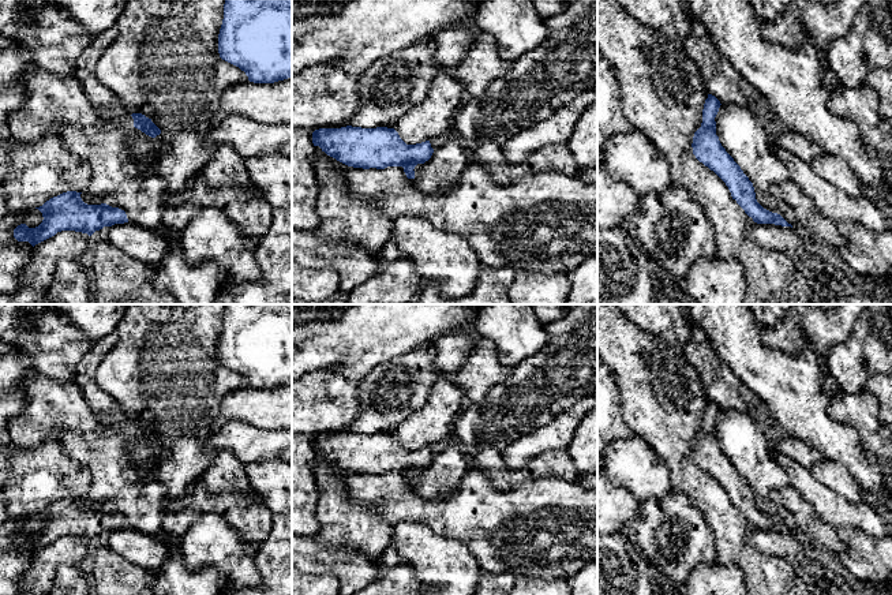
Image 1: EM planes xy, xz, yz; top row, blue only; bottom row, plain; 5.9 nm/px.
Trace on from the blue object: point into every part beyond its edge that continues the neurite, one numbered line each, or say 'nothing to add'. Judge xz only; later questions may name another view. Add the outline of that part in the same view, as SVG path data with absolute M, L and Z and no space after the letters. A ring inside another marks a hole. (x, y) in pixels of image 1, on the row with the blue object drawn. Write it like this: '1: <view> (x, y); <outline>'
nothing to add

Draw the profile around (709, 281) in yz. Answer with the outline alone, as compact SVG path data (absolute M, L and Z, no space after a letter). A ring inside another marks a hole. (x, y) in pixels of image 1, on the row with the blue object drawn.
M715 255L693 263L683 289L698 304L743 304L747 284L739 261Z

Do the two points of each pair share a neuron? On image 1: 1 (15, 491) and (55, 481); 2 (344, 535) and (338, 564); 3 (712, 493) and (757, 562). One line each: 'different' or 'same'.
1: same
2: different
3: same

